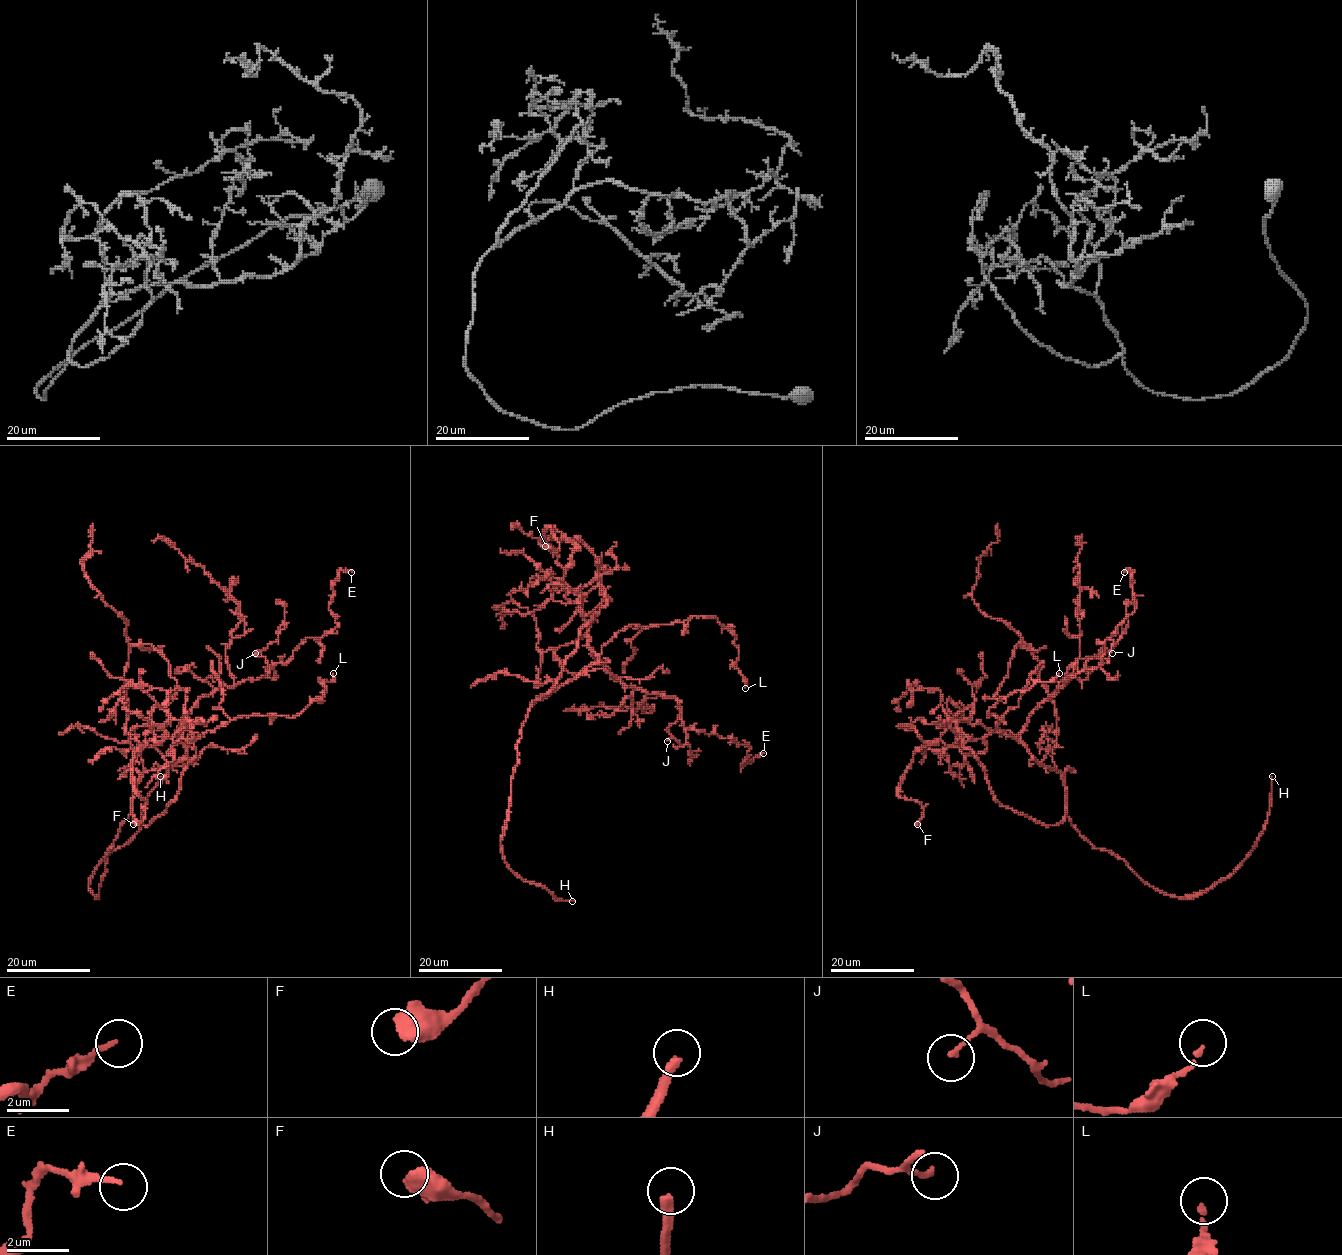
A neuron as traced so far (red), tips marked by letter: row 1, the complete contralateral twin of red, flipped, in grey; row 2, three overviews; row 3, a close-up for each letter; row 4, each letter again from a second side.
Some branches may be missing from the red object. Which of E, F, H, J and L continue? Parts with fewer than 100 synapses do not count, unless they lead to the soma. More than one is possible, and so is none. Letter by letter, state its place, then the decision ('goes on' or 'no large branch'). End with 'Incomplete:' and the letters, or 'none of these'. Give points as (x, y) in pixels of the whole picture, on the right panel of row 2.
E: at (1124, 572); no large branch
F: at (917, 824); no large branch
H: at (1272, 776); goes on
J: at (1112, 653); no large branch
L: at (1059, 673); no large branch
Incomplete: H

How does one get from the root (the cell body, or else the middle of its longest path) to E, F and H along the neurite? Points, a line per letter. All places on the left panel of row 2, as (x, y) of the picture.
E: (151, 771), (185, 755), (179, 723), (202, 696), (260, 678), (307, 638), (332, 631), (332, 583), (351, 572)
F: (151, 771), (185, 755), (176, 730), (193, 737), (157, 705), (131, 766), (147, 800), (133, 824)
H: (151, 771), (105, 855), (95, 896), (92, 873), (138, 830), (160, 776)

